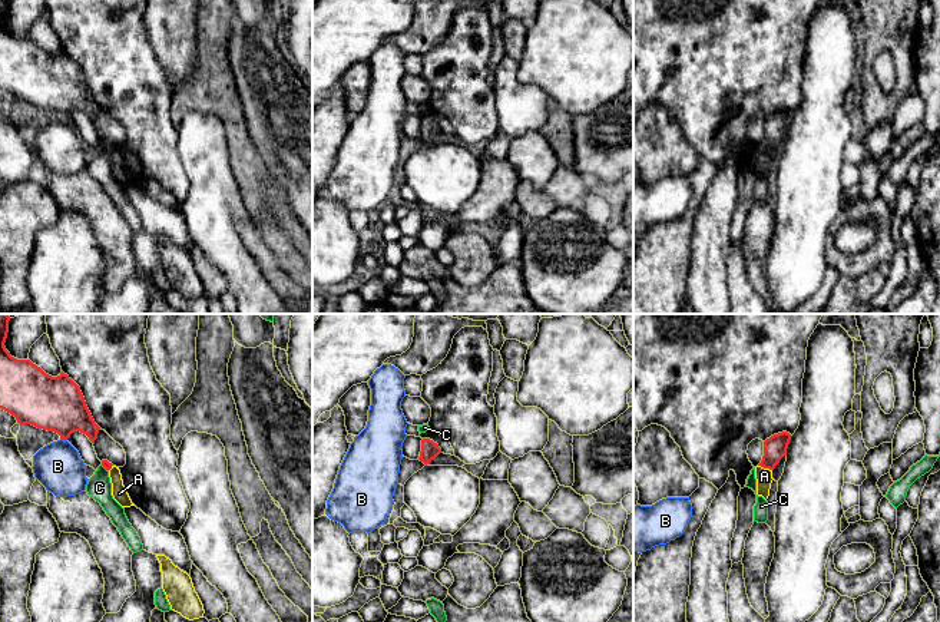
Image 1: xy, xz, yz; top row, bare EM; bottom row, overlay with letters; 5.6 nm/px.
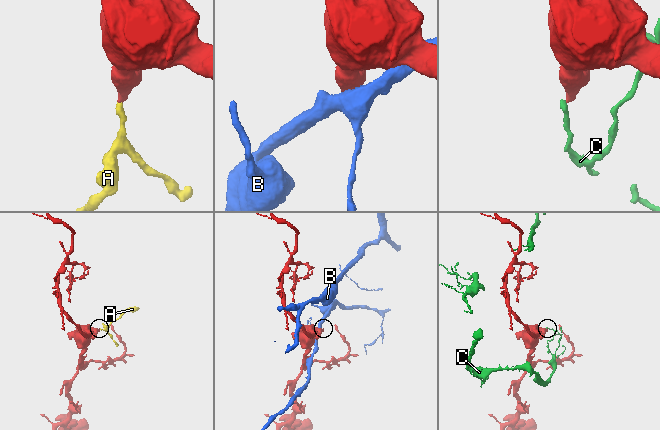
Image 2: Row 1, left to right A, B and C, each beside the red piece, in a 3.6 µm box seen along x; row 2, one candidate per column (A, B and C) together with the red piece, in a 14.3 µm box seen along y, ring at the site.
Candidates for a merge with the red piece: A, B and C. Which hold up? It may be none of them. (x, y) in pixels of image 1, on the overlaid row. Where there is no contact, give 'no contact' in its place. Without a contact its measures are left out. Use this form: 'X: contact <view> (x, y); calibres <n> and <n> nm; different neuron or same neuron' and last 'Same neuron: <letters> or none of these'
A: contact yz (765, 467); calibres 130 and 100 nm; same neuron
B: contact xy (63, 439); calibres 300 and 280 nm; different neuron
C: contact xy (105, 467); calibres 50 and 140 nm; different neuron
Same neuron: A

